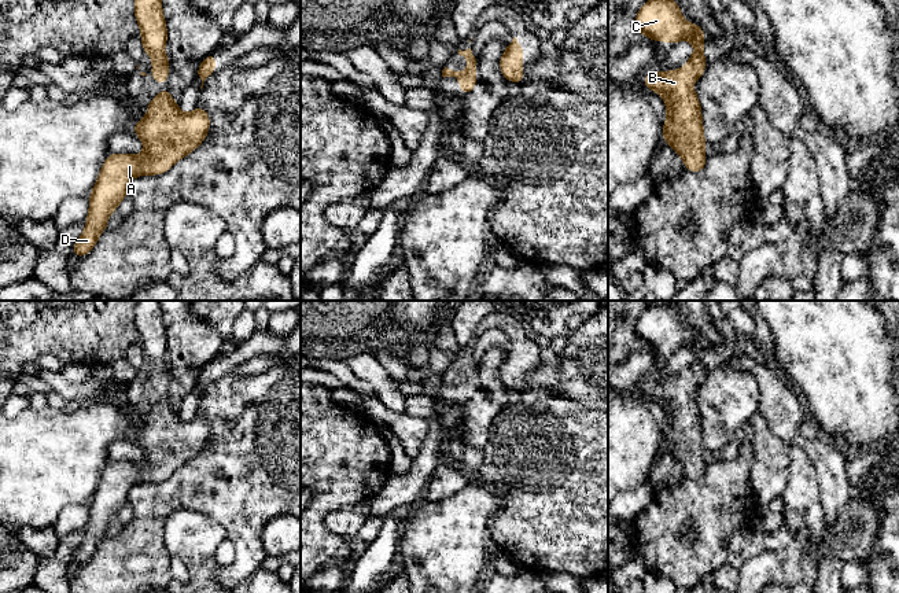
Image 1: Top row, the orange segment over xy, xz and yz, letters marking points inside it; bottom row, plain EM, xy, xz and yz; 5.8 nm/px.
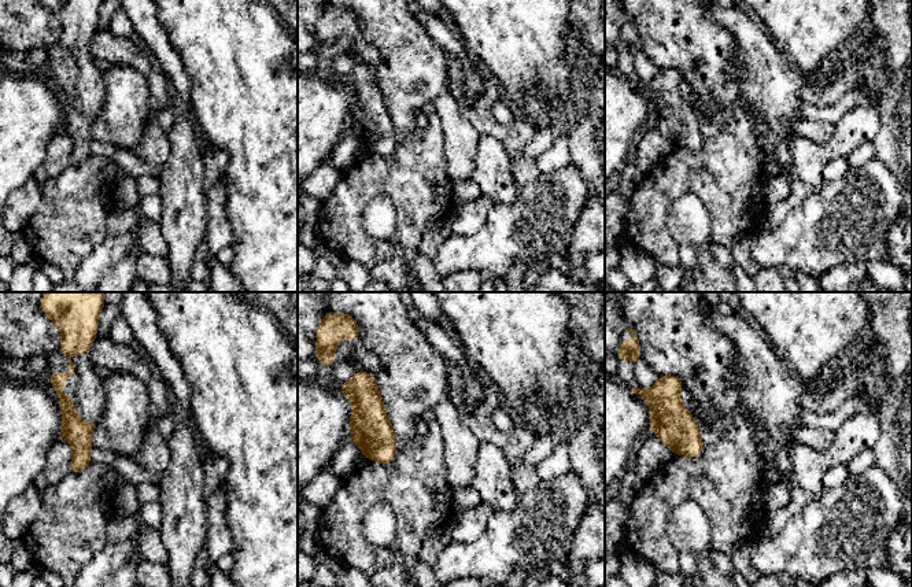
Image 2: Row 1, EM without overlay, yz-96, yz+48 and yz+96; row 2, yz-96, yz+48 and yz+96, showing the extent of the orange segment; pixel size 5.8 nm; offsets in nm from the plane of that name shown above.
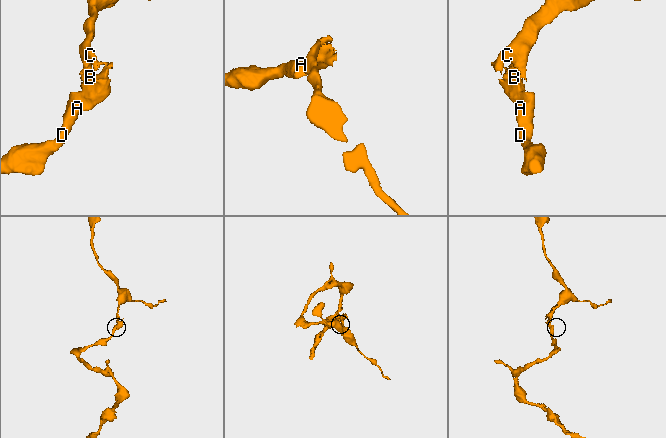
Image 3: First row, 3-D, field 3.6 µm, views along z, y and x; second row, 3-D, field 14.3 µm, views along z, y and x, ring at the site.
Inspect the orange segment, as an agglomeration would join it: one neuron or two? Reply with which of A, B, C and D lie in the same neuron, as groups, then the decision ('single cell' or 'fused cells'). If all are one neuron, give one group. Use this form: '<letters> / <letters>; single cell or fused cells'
A B C D; single cell

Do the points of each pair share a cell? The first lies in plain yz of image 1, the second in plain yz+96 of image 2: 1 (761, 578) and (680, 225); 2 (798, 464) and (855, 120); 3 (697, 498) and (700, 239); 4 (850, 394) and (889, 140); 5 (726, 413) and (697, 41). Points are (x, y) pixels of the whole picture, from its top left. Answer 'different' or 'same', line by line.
1: different
2: same
3: different
4: different
5: same

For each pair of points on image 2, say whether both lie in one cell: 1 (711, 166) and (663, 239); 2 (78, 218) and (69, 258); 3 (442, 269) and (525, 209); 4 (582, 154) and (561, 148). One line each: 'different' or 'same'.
1: same
2: same
3: same
4: different

